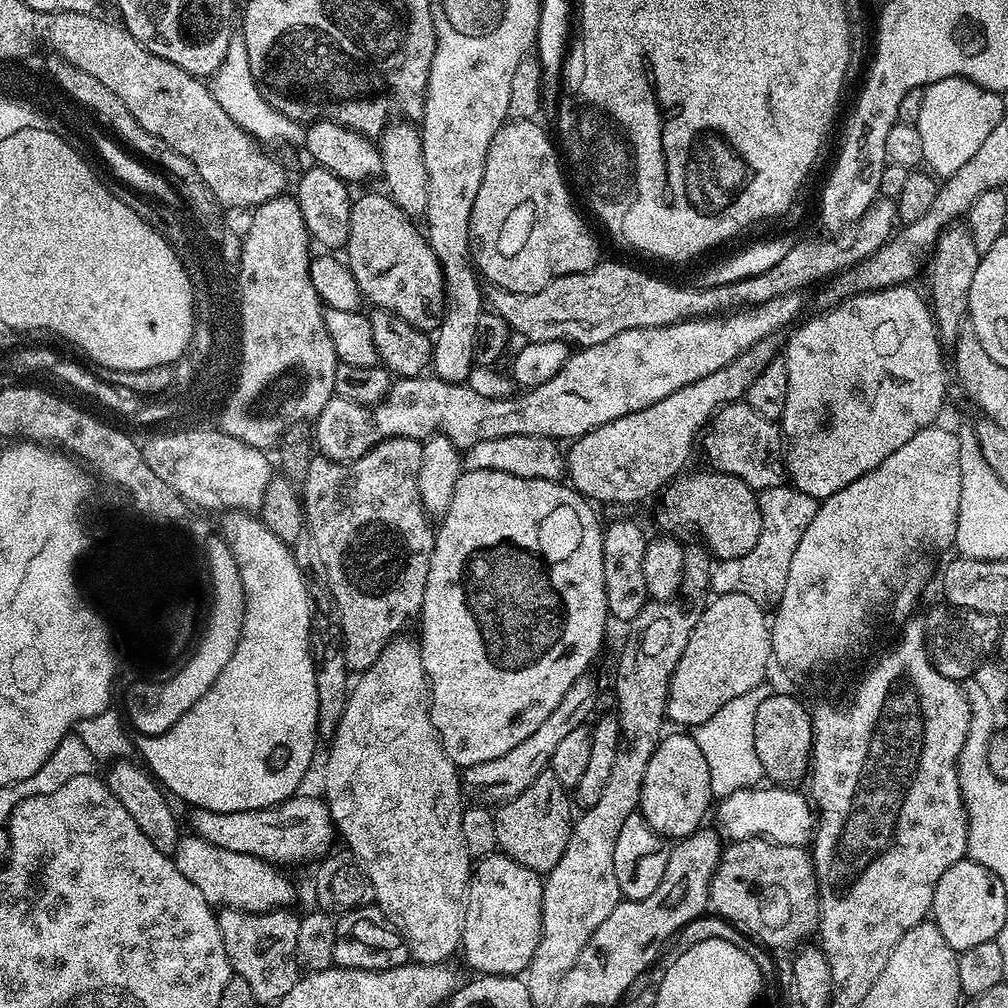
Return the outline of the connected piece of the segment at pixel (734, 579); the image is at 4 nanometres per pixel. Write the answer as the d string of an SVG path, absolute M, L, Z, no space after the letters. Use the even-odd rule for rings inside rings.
M787 483L767 488L757 495L756 501L762 514L762 530L754 550L742 558L719 561L712 569L710 588L722 596L746 594L746 598L754 598L754 602L761 606L775 606L782 598L782 590L786 590L790 561L794 558L794 550L798 550L798 542L802 542L802 534L806 534L806 526L814 522L818 502L810 494L799 492Z

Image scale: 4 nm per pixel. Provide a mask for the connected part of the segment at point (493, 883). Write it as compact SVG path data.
M503 854L486 856L473 867L468 898L464 902L464 929L460 939L462 956L464 952L464 960L473 968L473 973L519 977L527 969L540 941L543 893L544 880L541 873L514 862L509 856Z

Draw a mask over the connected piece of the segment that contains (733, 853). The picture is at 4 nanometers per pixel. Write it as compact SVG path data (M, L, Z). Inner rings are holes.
M767 838L729 843L720 853L708 891L708 902L715 915L730 921L739 932L772 950L795 949L807 941L804 940L807 936L815 937L820 926L820 888L816 885L816 867L812 864L809 849L800 844L776 844Z

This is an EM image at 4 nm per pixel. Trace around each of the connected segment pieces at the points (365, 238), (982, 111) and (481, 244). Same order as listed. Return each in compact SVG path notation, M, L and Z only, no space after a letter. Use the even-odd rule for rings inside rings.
M376 192L370 193L369 196L357 195L352 206L352 213L350 214L350 238L348 239L348 246L346 249L346 263L358 282L361 297L363 297L367 303L369 300L370 303L376 304L372 306L375 306L377 309L392 312L398 318L410 322L410 326L414 326L419 332L432 334L439 329L440 323L444 321L444 313L446 311L446 289L444 287L444 277L442 275L442 269L438 262L438 258L434 254L432 247L428 245L425 233L423 231L415 232L415 230L408 224L411 224L409 217L405 216L404 211L392 201L391 196L387 194L381 194L381 196L379 196Z
M951 76L939 80L923 89L922 110L918 112L916 129L922 137L924 164L937 177L947 178L962 170L974 154L982 147L982 142L990 135L990 130L1006 114L1005 97L998 92L991 92L961 76Z
M512 120L498 130L486 154L482 186L478 186L478 198L474 198L474 210L470 214L470 256L479 275L485 281L488 279L491 287L504 288L518 295L540 291L563 275L588 272L596 267L602 256L596 249L591 230L572 205L572 196L560 173L562 160L557 145L538 125L536 120Z

